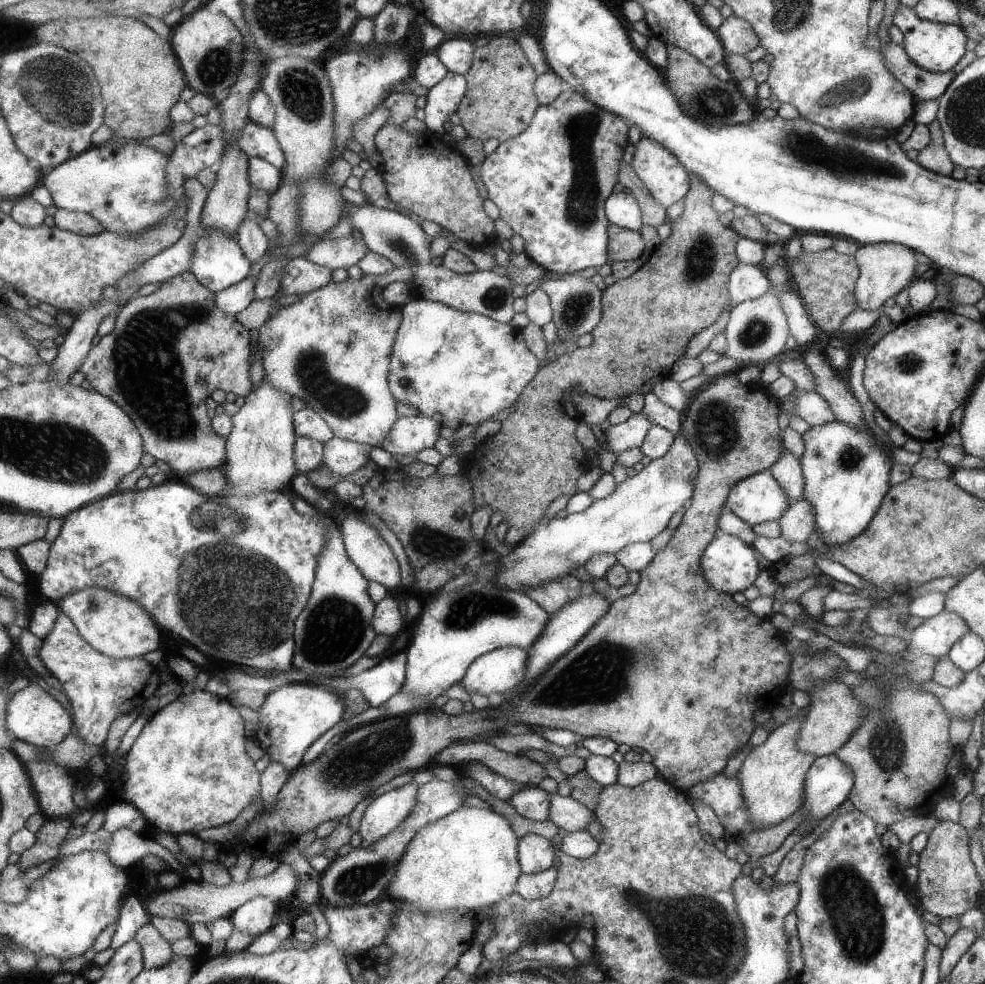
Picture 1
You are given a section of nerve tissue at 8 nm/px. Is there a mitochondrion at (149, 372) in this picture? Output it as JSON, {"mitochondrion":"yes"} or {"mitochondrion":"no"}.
{"mitochondrion":"yes"}

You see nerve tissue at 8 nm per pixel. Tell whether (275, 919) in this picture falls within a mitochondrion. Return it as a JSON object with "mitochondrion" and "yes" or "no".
{"mitochondrion":"no"}

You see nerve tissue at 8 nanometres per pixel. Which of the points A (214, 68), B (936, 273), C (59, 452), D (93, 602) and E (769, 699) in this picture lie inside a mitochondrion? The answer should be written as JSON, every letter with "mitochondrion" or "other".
{"A":"mitochondrion","B":"other","C":"mitochondrion","D":"mitochondrion","E":"other"}

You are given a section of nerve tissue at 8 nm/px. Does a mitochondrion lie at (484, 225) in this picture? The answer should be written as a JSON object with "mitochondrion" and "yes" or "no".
{"mitochondrion":"no"}

